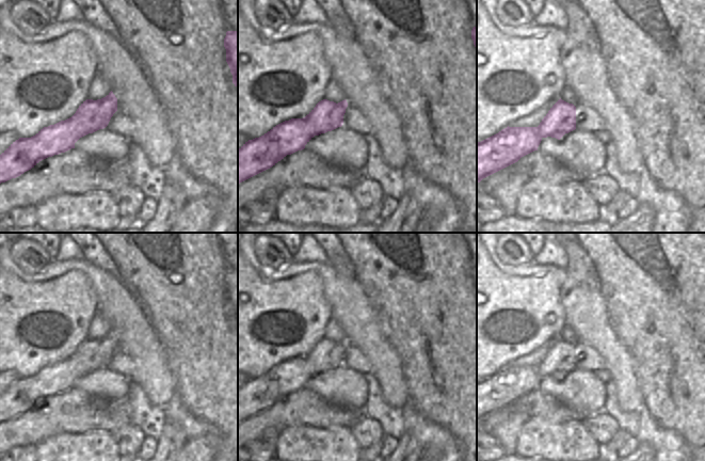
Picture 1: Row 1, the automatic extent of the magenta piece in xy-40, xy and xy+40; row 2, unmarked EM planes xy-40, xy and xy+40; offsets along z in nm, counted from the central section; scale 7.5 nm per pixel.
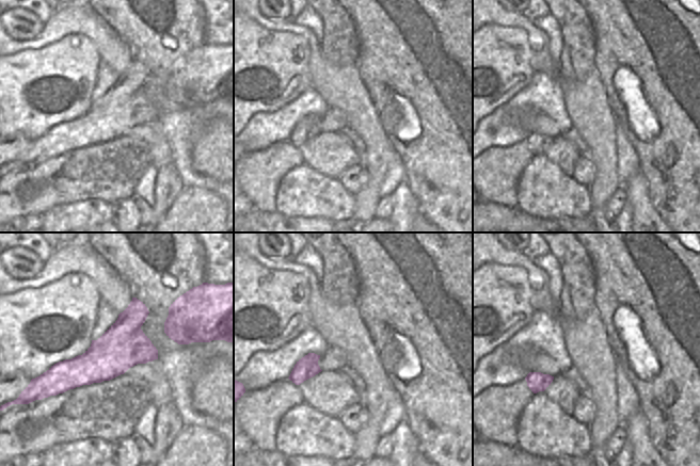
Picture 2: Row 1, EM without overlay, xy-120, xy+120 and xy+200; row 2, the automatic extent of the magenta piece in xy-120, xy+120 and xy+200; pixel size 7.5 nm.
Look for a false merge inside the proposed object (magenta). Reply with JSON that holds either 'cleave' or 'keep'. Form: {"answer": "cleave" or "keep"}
{"answer": "cleave"}

